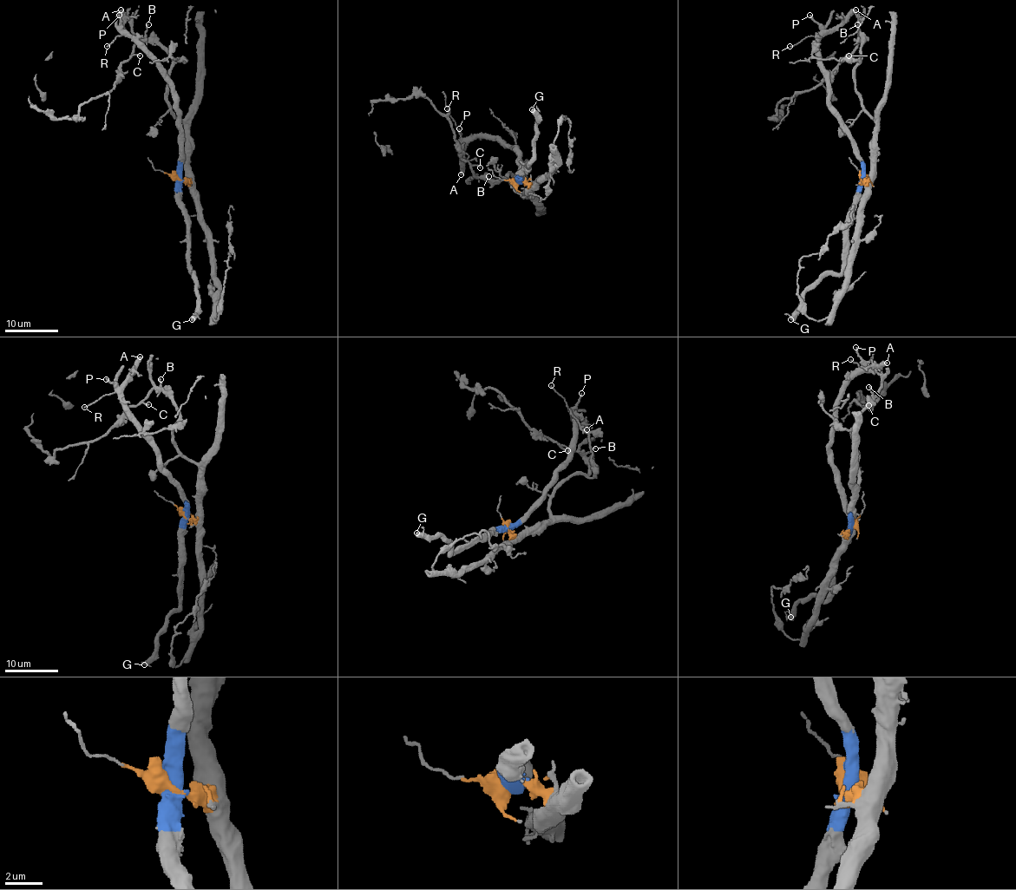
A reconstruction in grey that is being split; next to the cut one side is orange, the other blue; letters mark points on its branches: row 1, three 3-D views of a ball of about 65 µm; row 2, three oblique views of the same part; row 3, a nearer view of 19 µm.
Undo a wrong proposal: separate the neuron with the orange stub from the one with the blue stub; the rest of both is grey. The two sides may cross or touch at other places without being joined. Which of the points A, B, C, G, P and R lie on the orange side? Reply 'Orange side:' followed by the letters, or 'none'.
Orange side: B, C

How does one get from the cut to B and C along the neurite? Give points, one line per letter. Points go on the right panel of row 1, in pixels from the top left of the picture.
B: (861, 178), (868, 179), (870, 171), (875, 121), (855, 89), (855, 68), (860, 57), (857, 24)
C: (861, 178), (868, 179), (870, 171), (875, 124), (855, 78), (859, 41), (849, 55)

